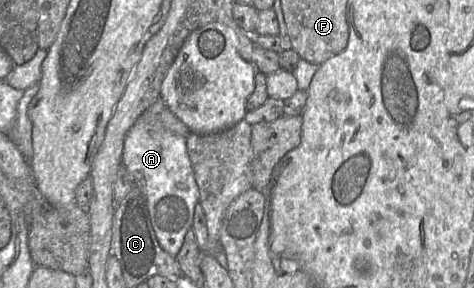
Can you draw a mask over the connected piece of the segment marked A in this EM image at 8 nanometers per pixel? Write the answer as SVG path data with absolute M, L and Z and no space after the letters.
M138 118L126 134L122 153L124 165L133 183L146 195L153 229L160 246L177 257L186 233L193 226L199 188L187 153L186 138L165 129L148 130Z

